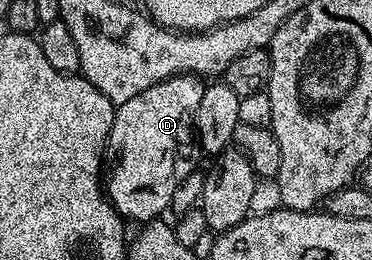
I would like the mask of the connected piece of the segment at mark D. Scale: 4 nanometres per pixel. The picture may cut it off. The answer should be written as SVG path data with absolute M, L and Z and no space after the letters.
M174 74L168 80L147 90L132 100L121 99L117 103L110 135L106 137L104 162L108 169L104 174L104 193L109 198L117 214L123 219L130 218L137 224L145 224L163 217L171 209L173 192L180 187L186 176L196 170L196 131L194 117L200 108L200 96L204 89L201 77L194 74Z

